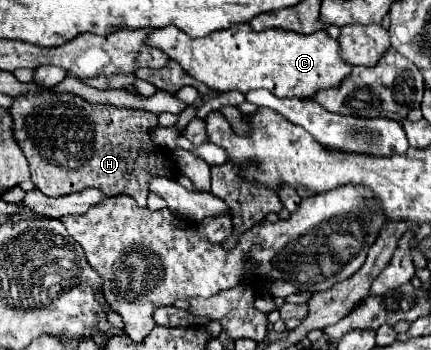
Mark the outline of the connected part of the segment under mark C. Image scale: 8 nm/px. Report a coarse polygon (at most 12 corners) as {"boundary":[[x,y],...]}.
{"boundary":[[244,22],[146,44],[216,92],[310,98],[352,70],[324,30]]}

